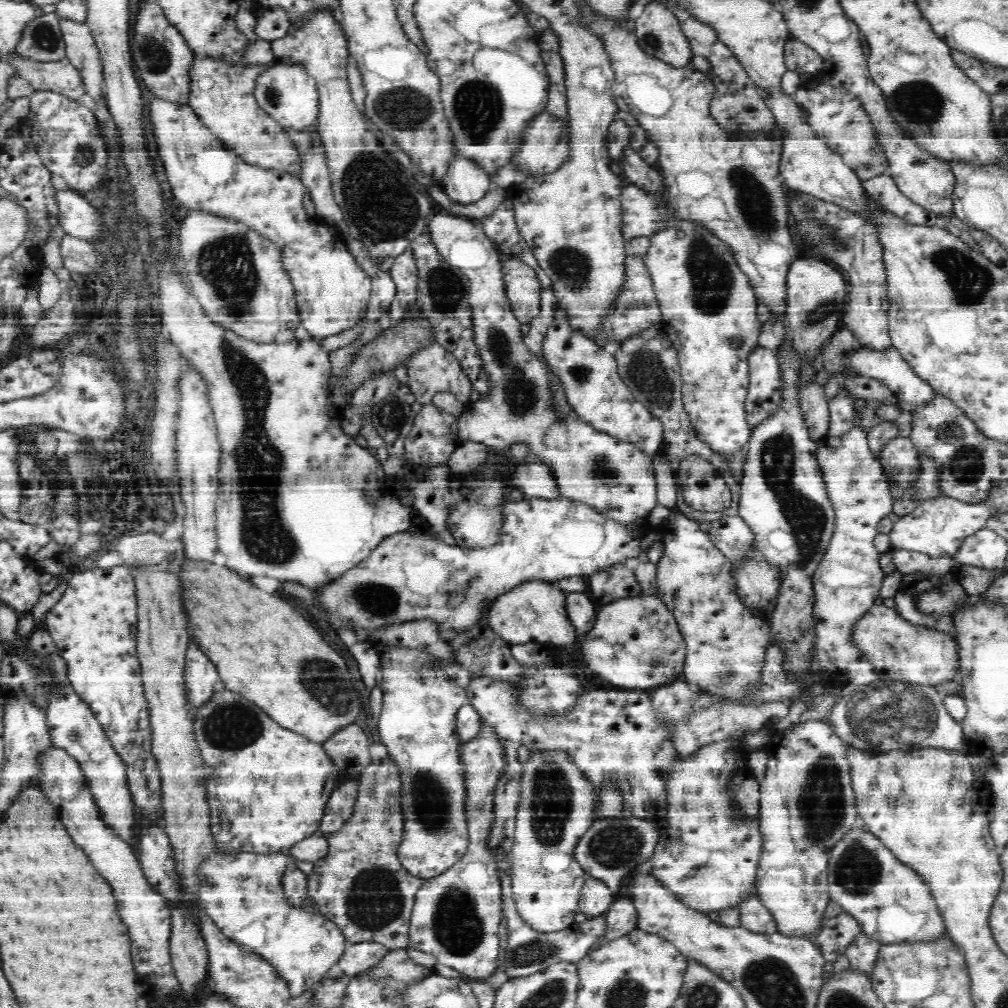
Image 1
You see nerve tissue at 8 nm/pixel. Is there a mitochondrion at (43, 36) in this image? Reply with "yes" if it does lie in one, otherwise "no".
yes

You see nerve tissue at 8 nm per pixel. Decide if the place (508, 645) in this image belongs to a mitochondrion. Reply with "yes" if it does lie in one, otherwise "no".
no

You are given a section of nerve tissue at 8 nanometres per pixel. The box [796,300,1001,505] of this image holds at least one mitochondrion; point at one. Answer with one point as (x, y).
(968, 462)

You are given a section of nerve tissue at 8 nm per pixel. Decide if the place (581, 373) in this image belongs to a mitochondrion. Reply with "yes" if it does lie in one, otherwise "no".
yes

